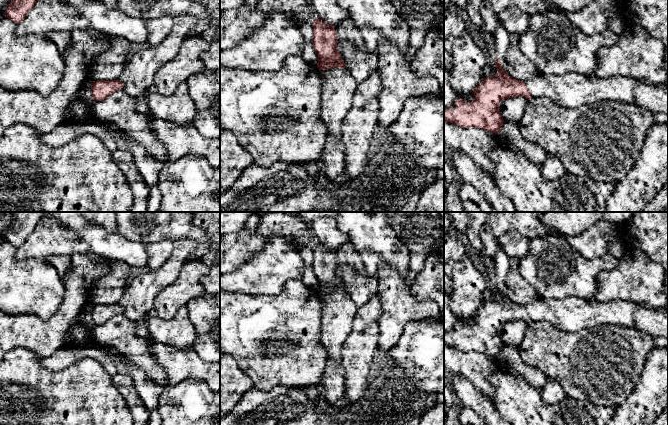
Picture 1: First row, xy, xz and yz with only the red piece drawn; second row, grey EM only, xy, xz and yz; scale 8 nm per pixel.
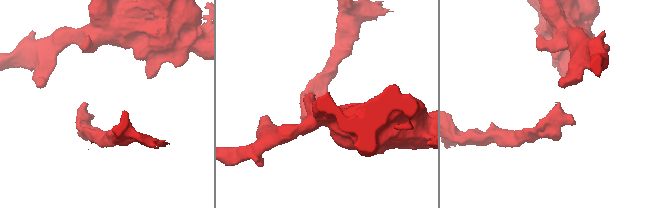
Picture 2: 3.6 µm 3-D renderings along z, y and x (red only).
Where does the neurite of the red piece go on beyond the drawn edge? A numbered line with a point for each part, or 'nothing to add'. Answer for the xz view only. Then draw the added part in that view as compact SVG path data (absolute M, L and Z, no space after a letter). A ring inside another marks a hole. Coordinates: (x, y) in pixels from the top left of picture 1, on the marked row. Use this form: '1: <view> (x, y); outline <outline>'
1: xz (338, 86); outline M329 68L320 70L322 78L322 101L319 118L324 122L327 129L327 140L317 162L321 163L321 171L333 185L343 192L352 181L348 180L345 170L345 152L340 140L340 126L348 110L352 107L352 97L357 87L357 82L347 68Z

